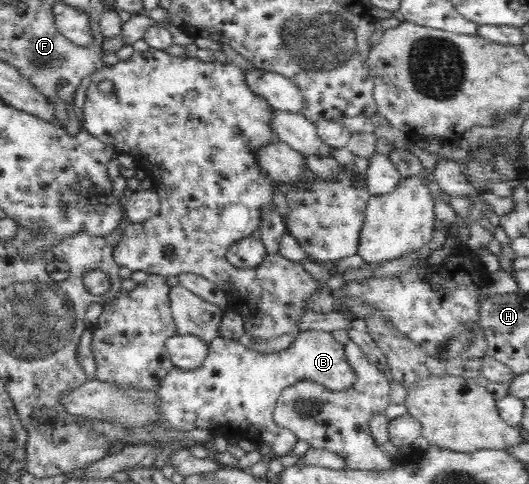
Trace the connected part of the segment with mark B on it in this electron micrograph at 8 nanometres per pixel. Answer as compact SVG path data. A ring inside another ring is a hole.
M299 331L296 340L280 352L260 352L242 344L239 338L228 340L218 336L208 345L204 362L200 366L188 370L172 368L162 378L157 390L163 400L163 418L168 422L167 428L184 431L204 428L212 434L224 436L229 442L249 440L259 445L264 442L274 455L284 457L293 452L299 438L292 431L282 428L273 419L273 412L282 391L305 380L310 380L330 393L349 391L358 382L357 372L347 359L345 345L338 342L331 332Z

